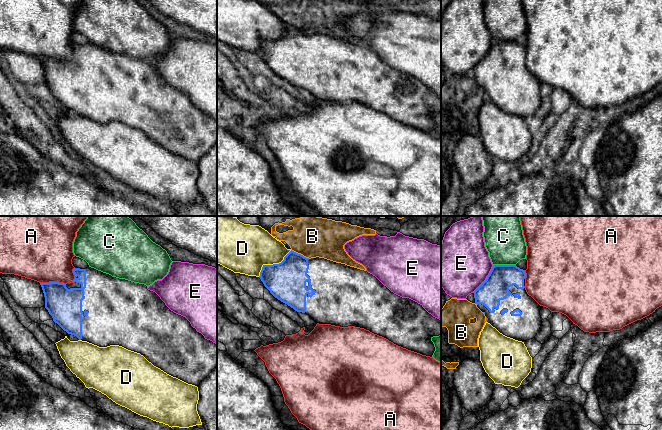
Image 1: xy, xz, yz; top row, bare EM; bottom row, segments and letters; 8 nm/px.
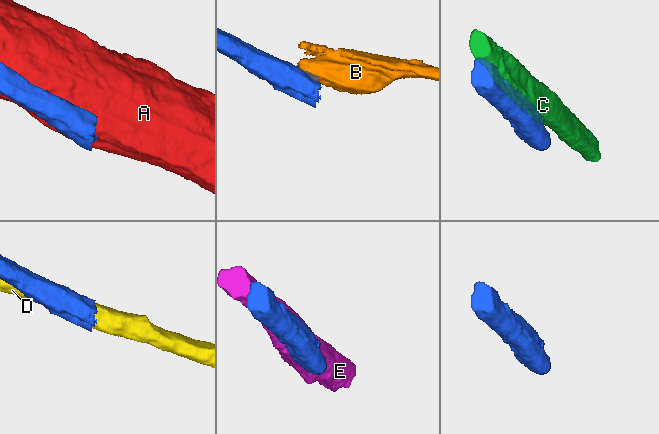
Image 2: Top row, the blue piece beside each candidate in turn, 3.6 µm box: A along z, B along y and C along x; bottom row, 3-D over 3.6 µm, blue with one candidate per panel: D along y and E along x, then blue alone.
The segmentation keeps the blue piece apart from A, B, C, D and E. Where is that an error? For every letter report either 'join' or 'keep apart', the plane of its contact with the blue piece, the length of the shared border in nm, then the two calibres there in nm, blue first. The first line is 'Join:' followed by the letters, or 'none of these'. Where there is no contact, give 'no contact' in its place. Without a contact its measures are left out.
Join: none of these
A: keep apart; meets blue in xy; contact 200 nm long; 280 nm thick on the blue side, 460 nm on the other
B: keep apart; meets blue in xz; contact 170 nm long; 320 nm thick on the blue side, 280 nm on the other
C: keep apart; meets blue in yz; contact 180 nm long; 200 nm thick on the blue side, 300 nm on the other
D: keep apart; meets blue in xz; contact 340 nm long; 320 nm thick on the blue side, 380 nm on the other
E: keep apart; meets blue in yz; contact 280 nm long; 200 nm thick on the blue side, 460 nm on the other

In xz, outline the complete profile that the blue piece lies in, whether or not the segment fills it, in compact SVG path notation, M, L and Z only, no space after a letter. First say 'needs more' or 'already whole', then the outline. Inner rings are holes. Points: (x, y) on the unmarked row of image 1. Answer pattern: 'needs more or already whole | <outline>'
needs more | M291 26L281 39L263 41L259 54L275 74L297 88L306 89L319 100L364 104L398 122L430 133L435 127L431 114L441 111L441 97L429 90L422 81L394 70L367 47L345 40L319 33L309 35Z

